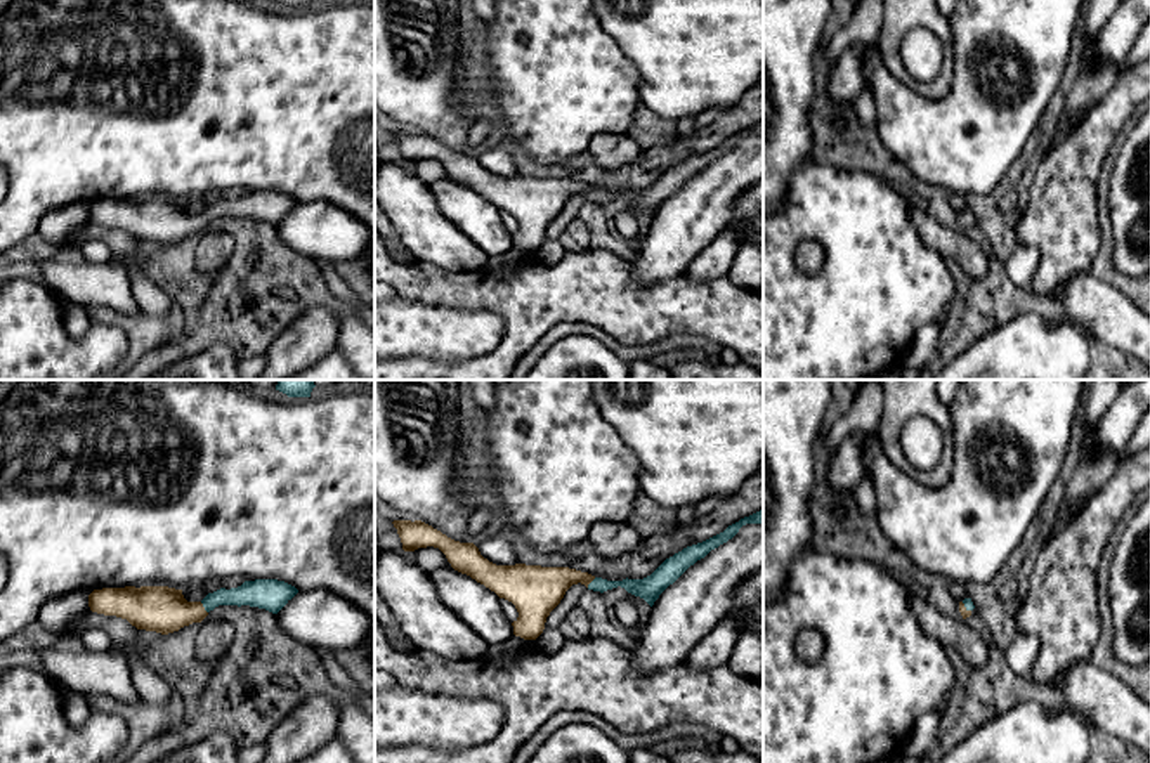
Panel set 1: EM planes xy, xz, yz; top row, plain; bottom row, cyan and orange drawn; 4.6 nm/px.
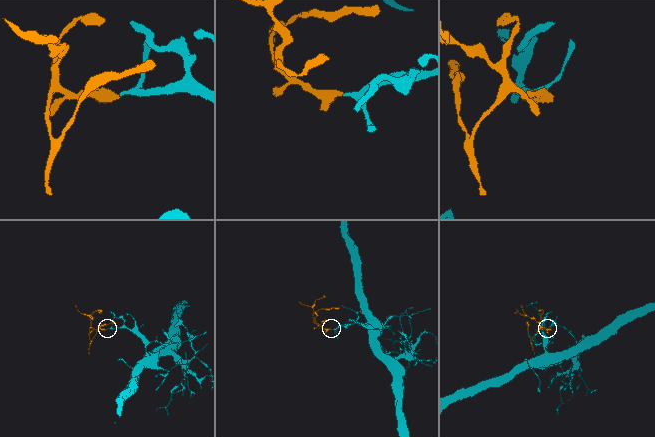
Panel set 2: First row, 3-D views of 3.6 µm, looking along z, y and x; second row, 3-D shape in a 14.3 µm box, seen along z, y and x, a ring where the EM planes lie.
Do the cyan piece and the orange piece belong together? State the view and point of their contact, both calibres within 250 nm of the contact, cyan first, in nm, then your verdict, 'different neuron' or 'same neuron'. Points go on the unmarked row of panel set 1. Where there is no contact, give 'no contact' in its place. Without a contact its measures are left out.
xy (203, 217) | 130/220 nm | same neuron

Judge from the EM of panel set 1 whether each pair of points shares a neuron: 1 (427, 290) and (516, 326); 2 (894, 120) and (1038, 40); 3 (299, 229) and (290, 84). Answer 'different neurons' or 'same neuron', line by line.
1: same neuron
2: same neuron
3: different neurons

